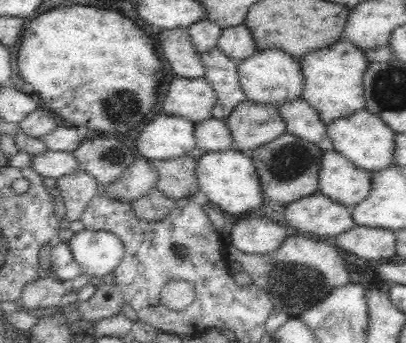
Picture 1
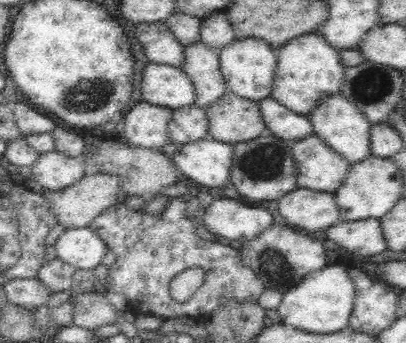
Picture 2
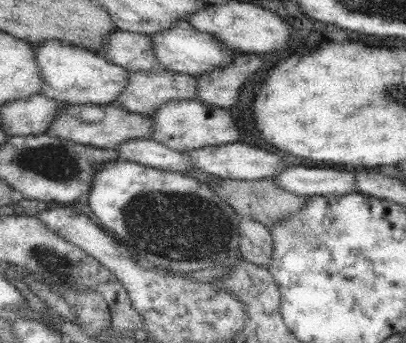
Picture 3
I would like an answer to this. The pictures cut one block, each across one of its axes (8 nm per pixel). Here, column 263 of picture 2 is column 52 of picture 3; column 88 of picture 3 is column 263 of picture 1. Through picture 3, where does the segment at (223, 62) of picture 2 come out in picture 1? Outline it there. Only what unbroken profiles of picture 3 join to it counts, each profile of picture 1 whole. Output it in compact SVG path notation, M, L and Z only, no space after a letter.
M258 50L254 56L238 62L238 74L240 74L240 86L246 94L248 102L266 104L266 106L282 106L286 102L292 102L296 98L302 98L304 90L304 76L300 62L292 60L290 54L282 50Z

